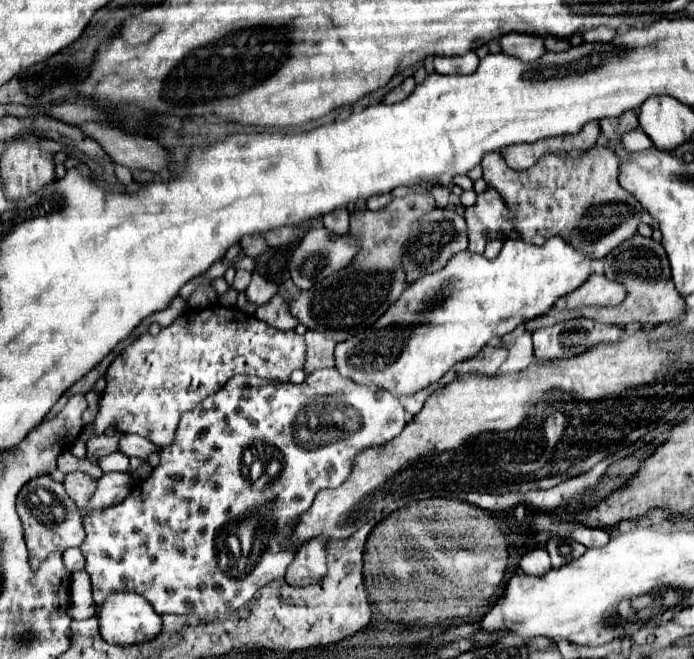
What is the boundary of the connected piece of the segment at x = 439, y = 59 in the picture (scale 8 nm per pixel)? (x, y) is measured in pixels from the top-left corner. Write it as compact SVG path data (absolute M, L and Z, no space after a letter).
M468 52L464 56L436 56L434 72L438 74L472 74L478 68L476 52Z

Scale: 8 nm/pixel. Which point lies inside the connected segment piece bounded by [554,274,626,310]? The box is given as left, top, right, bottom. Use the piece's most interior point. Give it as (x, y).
(599, 291)

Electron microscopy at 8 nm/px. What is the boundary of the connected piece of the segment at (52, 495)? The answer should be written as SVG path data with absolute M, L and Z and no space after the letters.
M36 476L32 478L18 496L18 516L24 526L24 540L30 554L32 570L38 570L40 562L44 562L54 552L64 552L68 548L80 546L84 540L82 528L82 514L78 506L68 498L64 486L52 476Z

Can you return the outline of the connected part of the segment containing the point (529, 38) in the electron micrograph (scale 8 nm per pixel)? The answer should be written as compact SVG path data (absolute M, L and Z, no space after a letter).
M510 32L500 38L502 52L508 56L516 56L524 62L538 60L546 48L544 48L544 36L538 34L520 34L520 32Z

